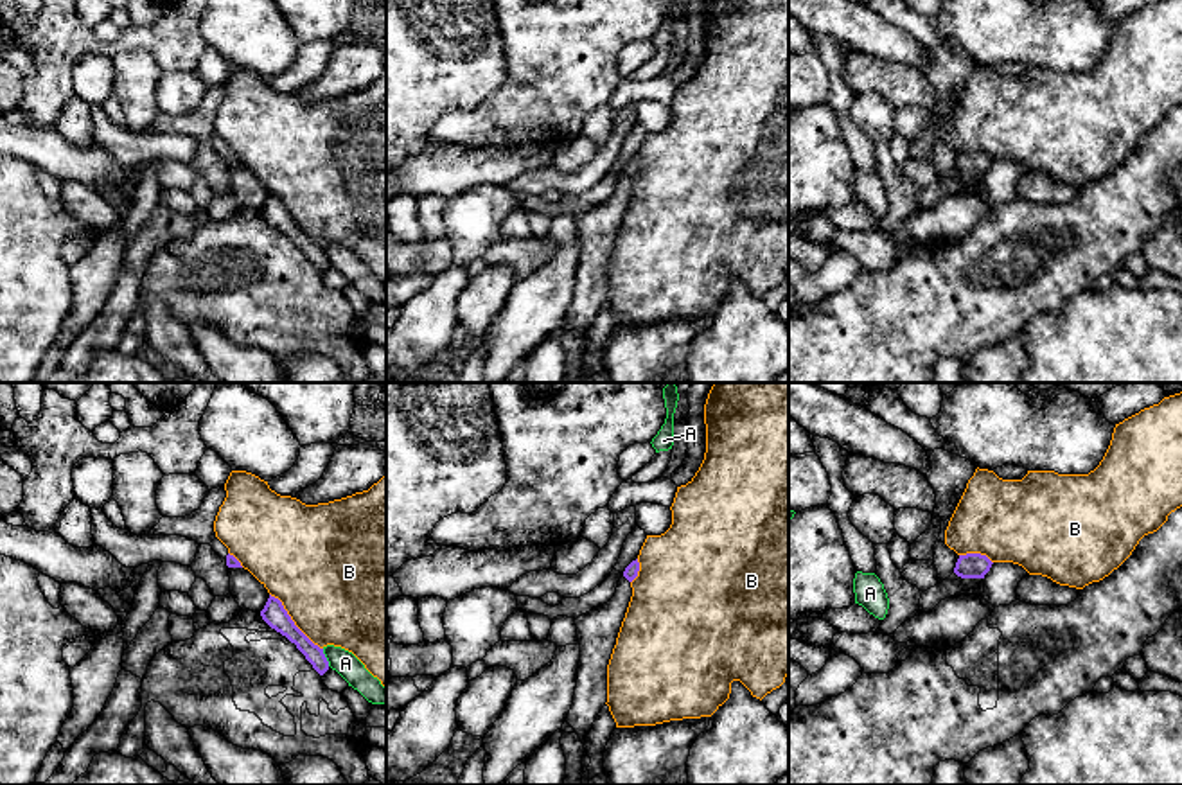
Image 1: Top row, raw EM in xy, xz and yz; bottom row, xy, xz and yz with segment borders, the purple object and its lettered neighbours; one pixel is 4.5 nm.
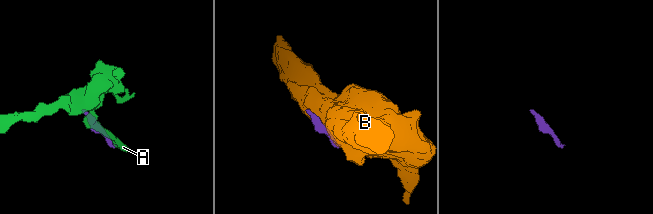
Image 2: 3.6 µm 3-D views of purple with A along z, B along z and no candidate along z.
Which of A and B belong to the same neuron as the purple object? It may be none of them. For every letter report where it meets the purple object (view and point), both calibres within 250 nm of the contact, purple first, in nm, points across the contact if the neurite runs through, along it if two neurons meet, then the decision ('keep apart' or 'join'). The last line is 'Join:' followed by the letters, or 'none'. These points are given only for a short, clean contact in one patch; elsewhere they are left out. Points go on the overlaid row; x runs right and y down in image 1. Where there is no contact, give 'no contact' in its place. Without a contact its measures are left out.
A: xy (326, 658) | 90/110 nm | keep apart
B: xy (293, 622) | 110/500 nm | keep apart
Join: none

